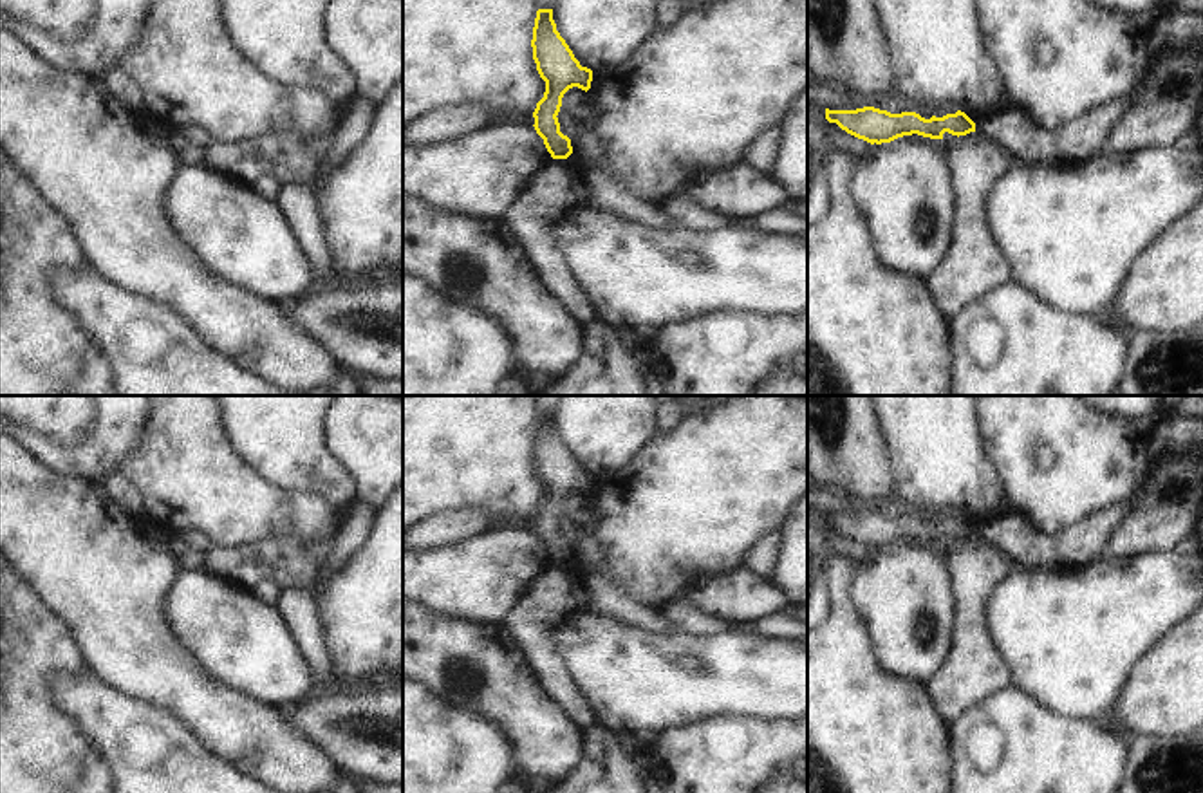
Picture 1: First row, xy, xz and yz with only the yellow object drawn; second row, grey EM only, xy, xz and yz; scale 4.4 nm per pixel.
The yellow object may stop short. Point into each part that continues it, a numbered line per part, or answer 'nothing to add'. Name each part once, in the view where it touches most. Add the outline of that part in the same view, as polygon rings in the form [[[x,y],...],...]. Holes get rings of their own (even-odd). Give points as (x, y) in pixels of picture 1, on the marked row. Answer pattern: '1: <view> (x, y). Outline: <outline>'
nothing to add

